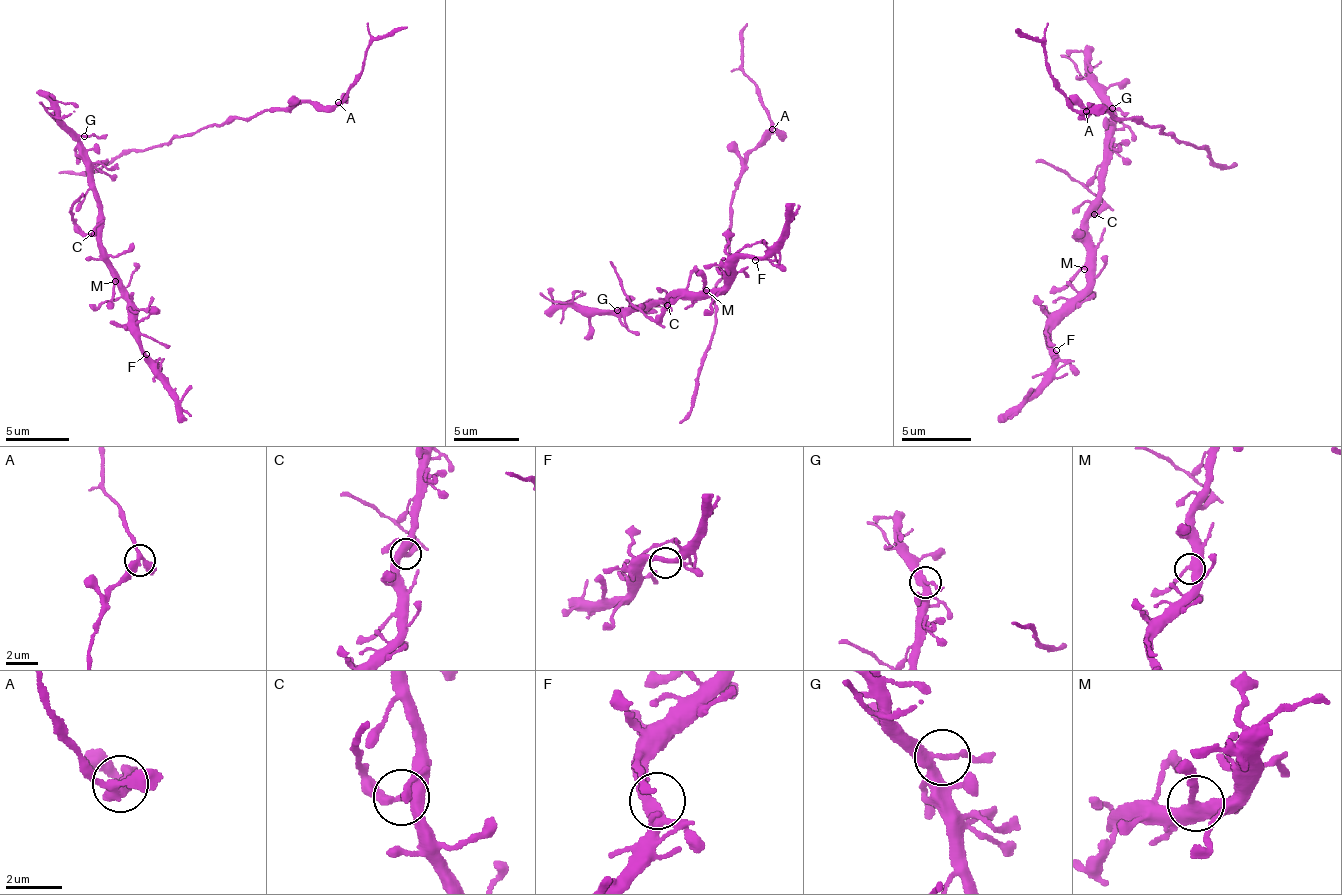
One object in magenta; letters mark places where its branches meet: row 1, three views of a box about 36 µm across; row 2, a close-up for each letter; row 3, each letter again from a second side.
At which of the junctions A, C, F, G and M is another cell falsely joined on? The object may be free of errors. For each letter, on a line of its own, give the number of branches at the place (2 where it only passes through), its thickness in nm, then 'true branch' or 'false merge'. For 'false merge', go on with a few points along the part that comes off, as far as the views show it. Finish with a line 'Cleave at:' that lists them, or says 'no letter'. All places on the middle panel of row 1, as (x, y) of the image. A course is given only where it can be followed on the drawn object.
A: 3 branches meet; 280 nm thick; true branch
C: 3 branches meet; 320 nm thick; false merge; foreign part runs (666, 304), (652, 319), (630, 302), (609, 262)
F: 3 branches meet; 280 nm thick; true branch
G: 3 branches meet; 260 nm thick; true branch
M: 3 branches meet; 360 nm thick; true branch
Cleave at: C

